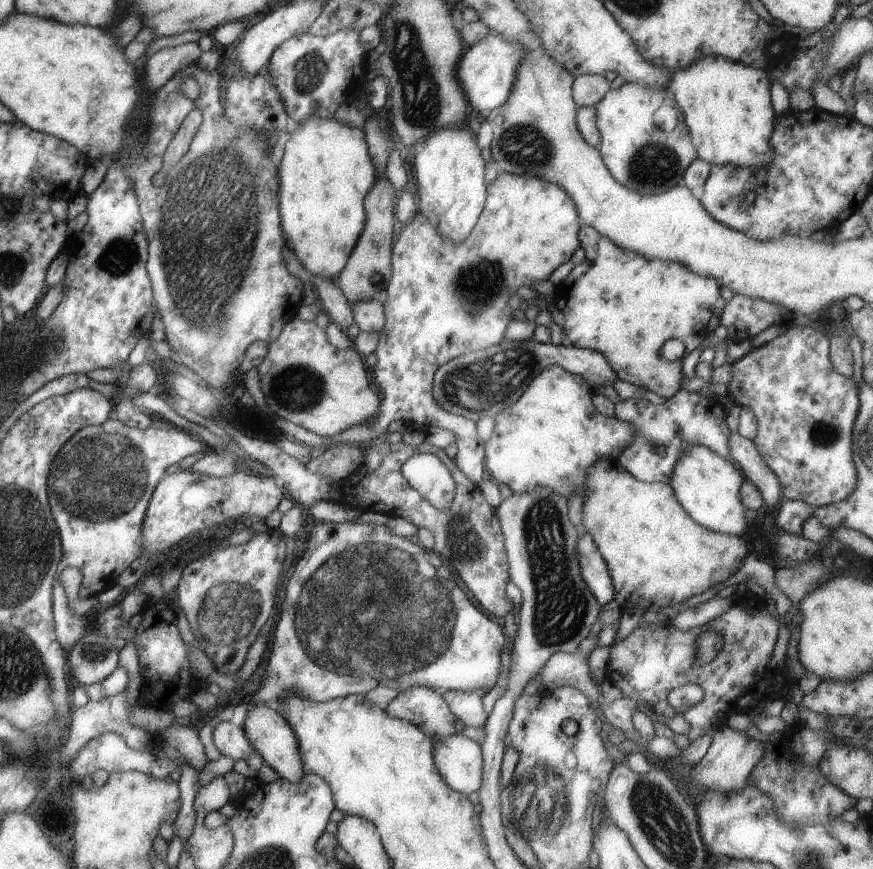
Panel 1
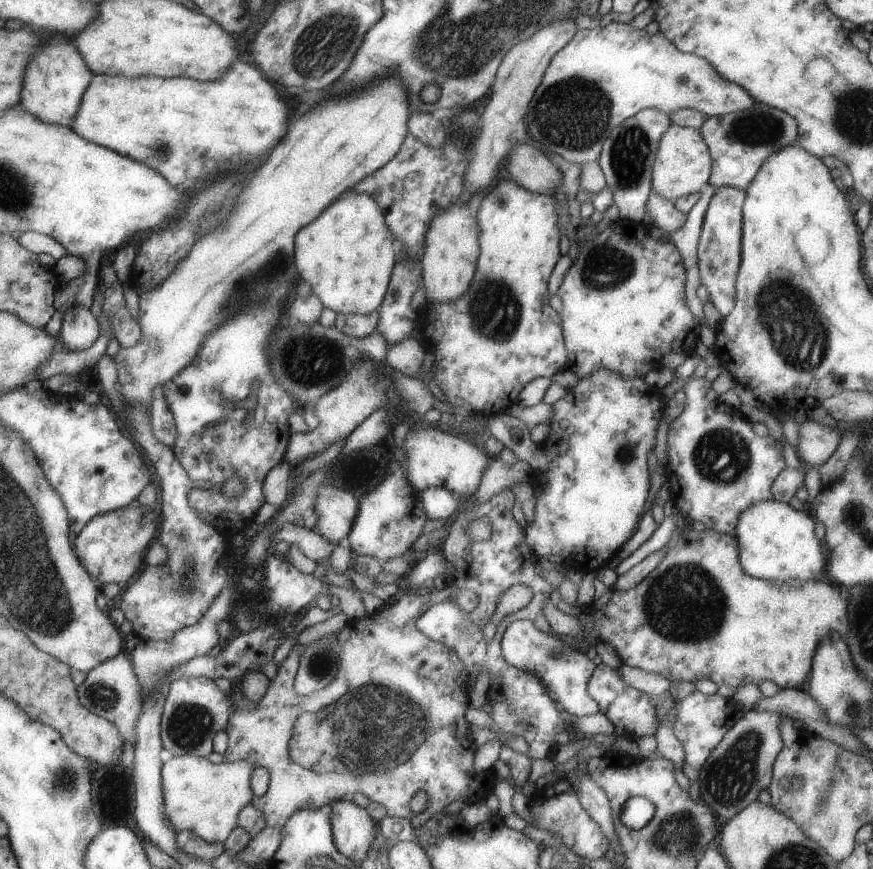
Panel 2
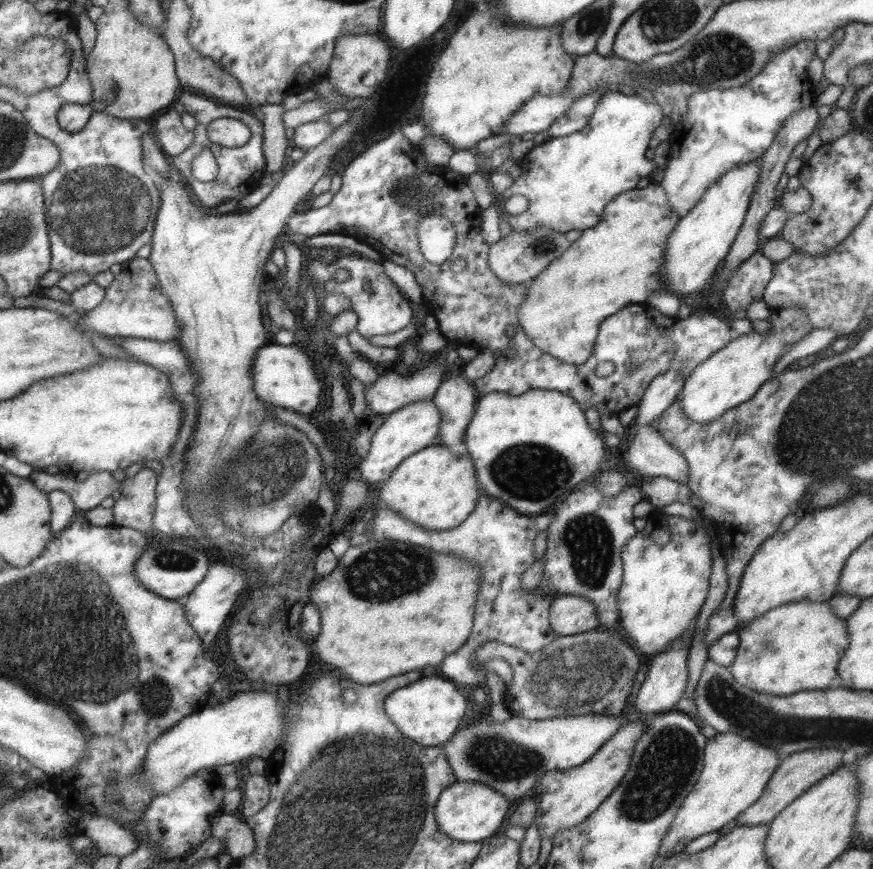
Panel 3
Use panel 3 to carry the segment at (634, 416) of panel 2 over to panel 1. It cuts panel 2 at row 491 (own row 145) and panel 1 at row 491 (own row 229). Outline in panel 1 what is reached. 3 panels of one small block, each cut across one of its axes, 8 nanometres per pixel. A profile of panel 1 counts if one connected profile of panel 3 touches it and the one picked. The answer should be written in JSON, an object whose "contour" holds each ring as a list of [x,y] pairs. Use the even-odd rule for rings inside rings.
{"contour":[[[553,364],[543,368],[530,379],[525,392],[515,404],[493,416],[495,424],[489,439],[484,442],[484,464],[486,475],[497,483],[505,484],[511,492],[531,492],[541,486],[551,488],[559,496],[567,498],[571,492],[585,494],[587,468],[603,456],[616,458],[625,447],[633,442],[633,426],[621,420],[601,416],[591,402],[593,388],[579,375],[571,374]]]}

